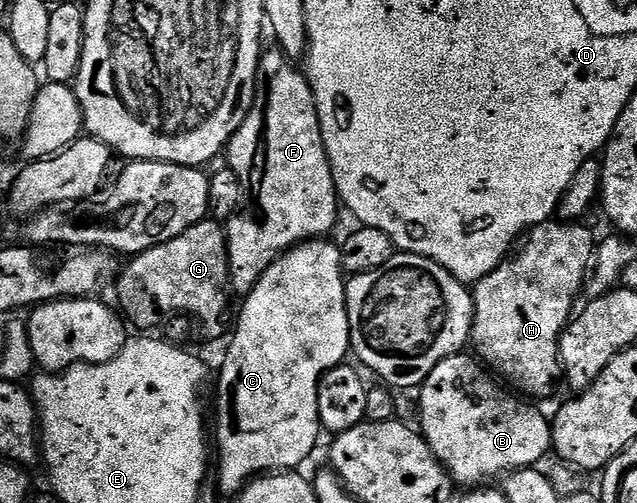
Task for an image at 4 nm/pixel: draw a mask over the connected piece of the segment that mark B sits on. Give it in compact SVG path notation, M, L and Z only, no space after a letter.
M464 355L447 356L442 362L438 362L438 366L430 370L430 374L418 389L420 395L418 428L440 465L448 471L448 475L457 485L472 484L468 486L480 486L483 485L480 484L483 480L488 480L491 476L500 478L507 473L515 472L518 468L539 465L541 463L539 460L547 452L553 451L552 426L549 417L547 415L544 417L532 405L535 403L525 402L515 391L505 387L479 359L471 360Z

